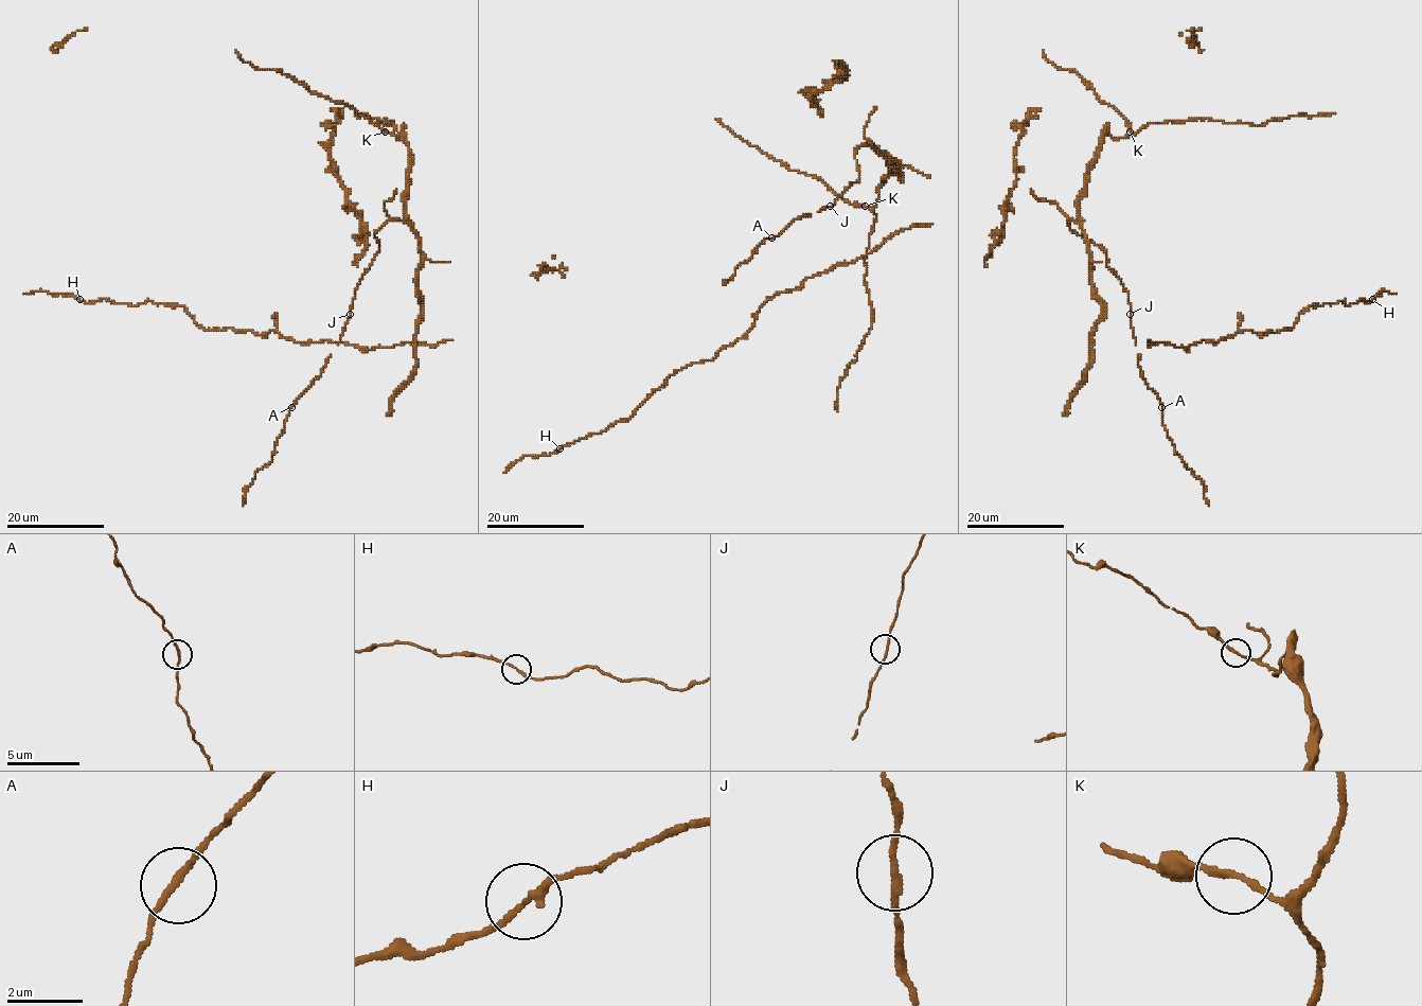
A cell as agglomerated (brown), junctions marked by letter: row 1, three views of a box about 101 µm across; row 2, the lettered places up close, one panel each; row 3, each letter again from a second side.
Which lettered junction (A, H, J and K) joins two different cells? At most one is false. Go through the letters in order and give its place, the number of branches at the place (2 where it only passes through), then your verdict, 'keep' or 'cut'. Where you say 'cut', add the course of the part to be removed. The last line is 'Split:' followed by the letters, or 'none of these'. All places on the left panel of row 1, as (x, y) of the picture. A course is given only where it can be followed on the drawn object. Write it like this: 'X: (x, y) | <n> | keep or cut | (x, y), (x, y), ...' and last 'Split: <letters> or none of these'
A: (291, 407) | 2 | keep
H: (80, 299) | 2 | keep
J: (350, 314) | 2 | keep
K: (385, 131) | 2 | keep
Split: none of these

